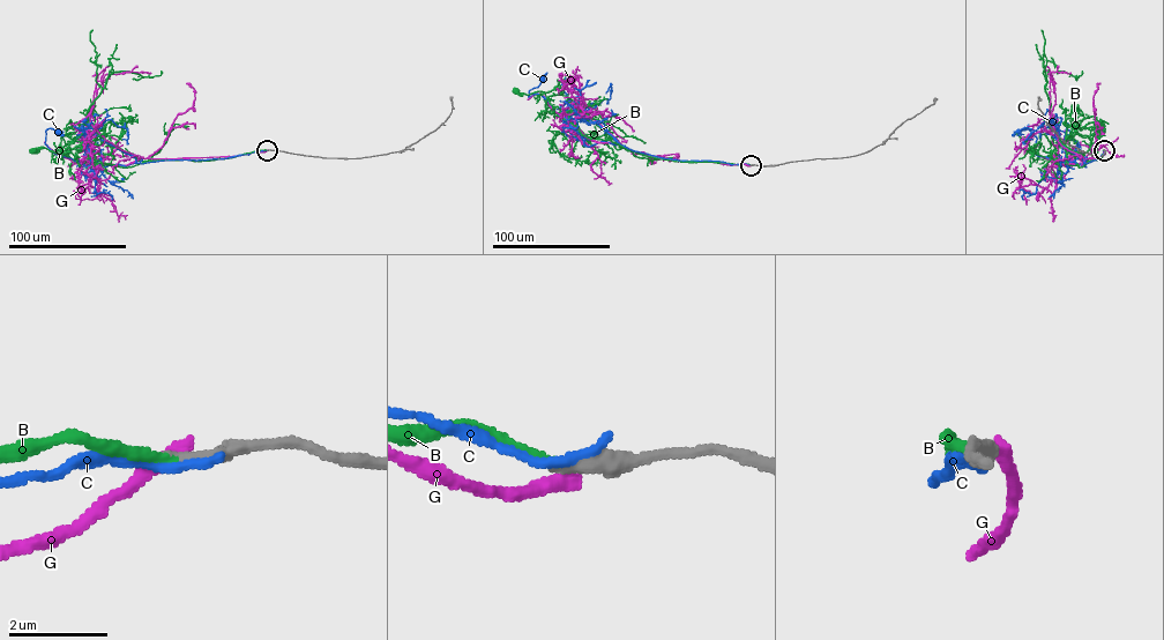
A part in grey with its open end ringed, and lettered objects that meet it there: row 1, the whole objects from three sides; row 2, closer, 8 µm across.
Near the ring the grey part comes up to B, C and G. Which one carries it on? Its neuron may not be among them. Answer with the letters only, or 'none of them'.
B

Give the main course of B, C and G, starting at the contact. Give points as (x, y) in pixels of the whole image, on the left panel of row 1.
B: (267, 150), (210, 160), (147, 160), (126, 168), (77, 163), (45, 148), (32, 150)
C: (268, 150), (225, 158), (102, 166), (97, 161), (87, 164), (54, 153), (45, 143), (45, 131), (59, 132)
G: (267, 150), (90, 163), (83, 135), (74, 126), (88, 114), (109, 66)

